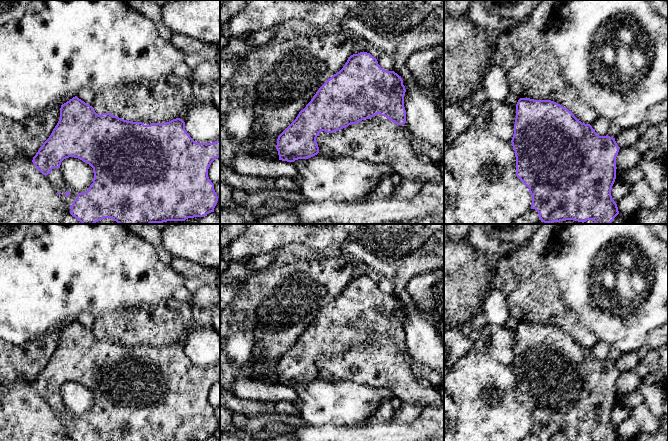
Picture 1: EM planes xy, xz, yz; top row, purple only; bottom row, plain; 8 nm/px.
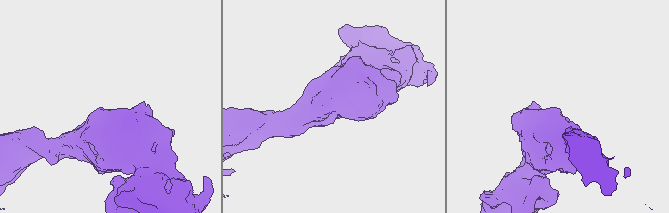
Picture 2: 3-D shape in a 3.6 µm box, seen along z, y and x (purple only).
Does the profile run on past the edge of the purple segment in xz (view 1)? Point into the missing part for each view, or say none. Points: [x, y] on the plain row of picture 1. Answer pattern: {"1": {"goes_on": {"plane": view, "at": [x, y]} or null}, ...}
{"1": {"goes_on": null}}

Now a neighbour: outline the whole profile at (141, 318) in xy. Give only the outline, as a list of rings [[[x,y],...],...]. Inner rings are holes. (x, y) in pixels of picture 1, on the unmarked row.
[[[33,224],[20,243],[9,244],[0,250],[0,338],[13,345],[21,345],[47,331],[61,330],[77,320],[93,331],[98,339],[110,337],[127,345],[166,347],[170,345],[169,328],[173,319],[169,316],[169,303],[174,299],[174,291],[184,286],[186,276],[177,273],[171,266],[162,262],[152,244],[128,230],[123,224]]]

